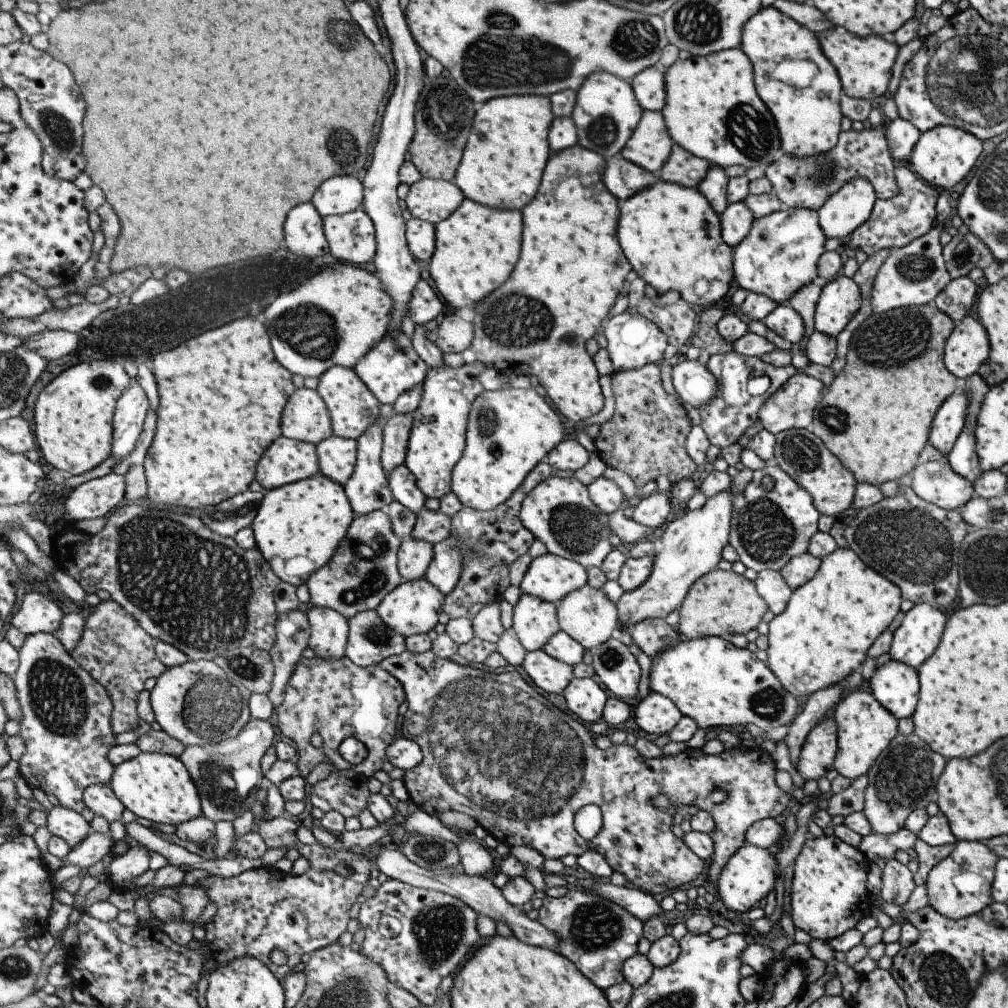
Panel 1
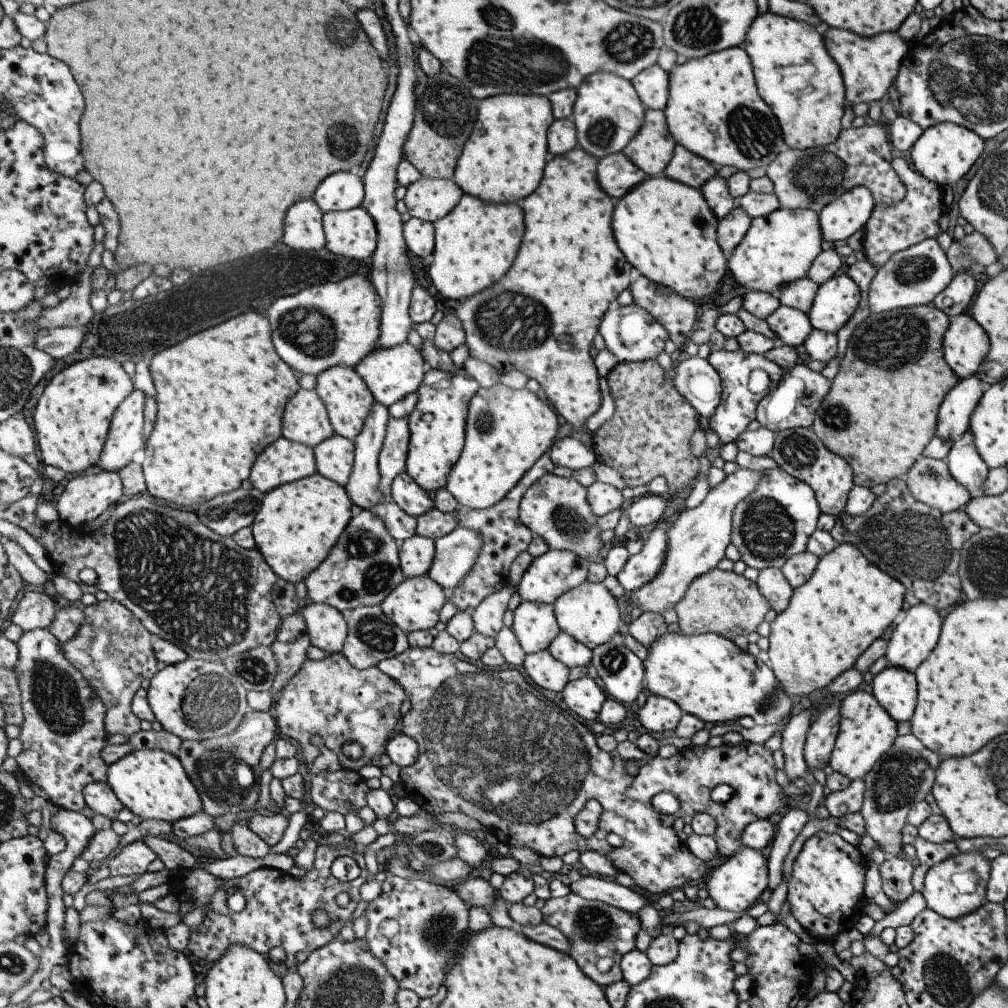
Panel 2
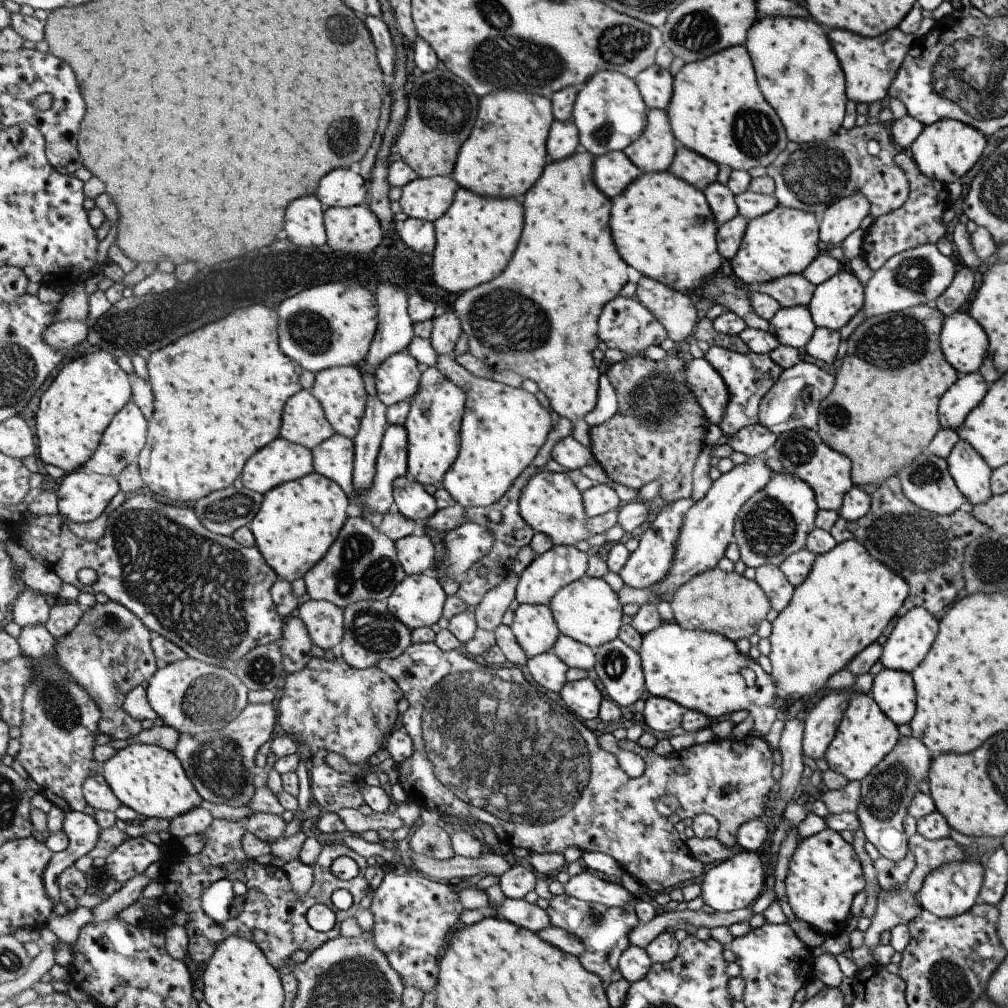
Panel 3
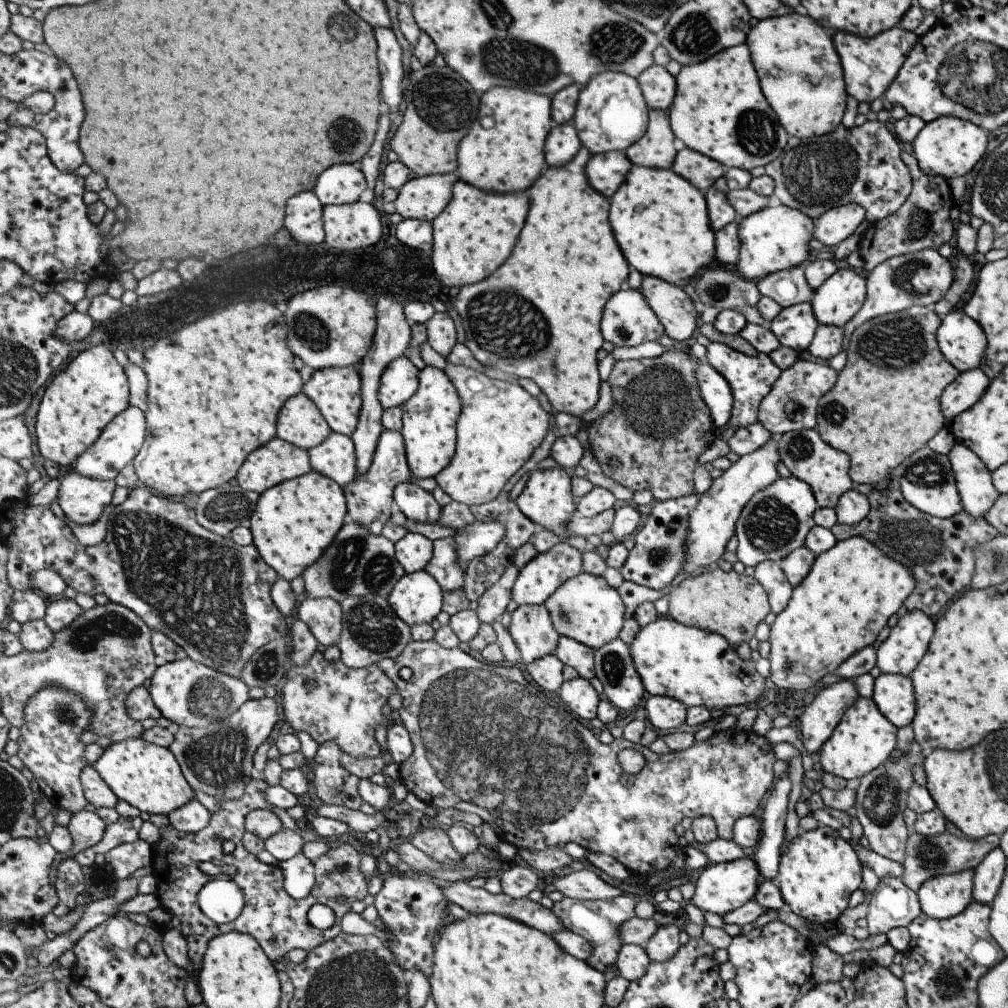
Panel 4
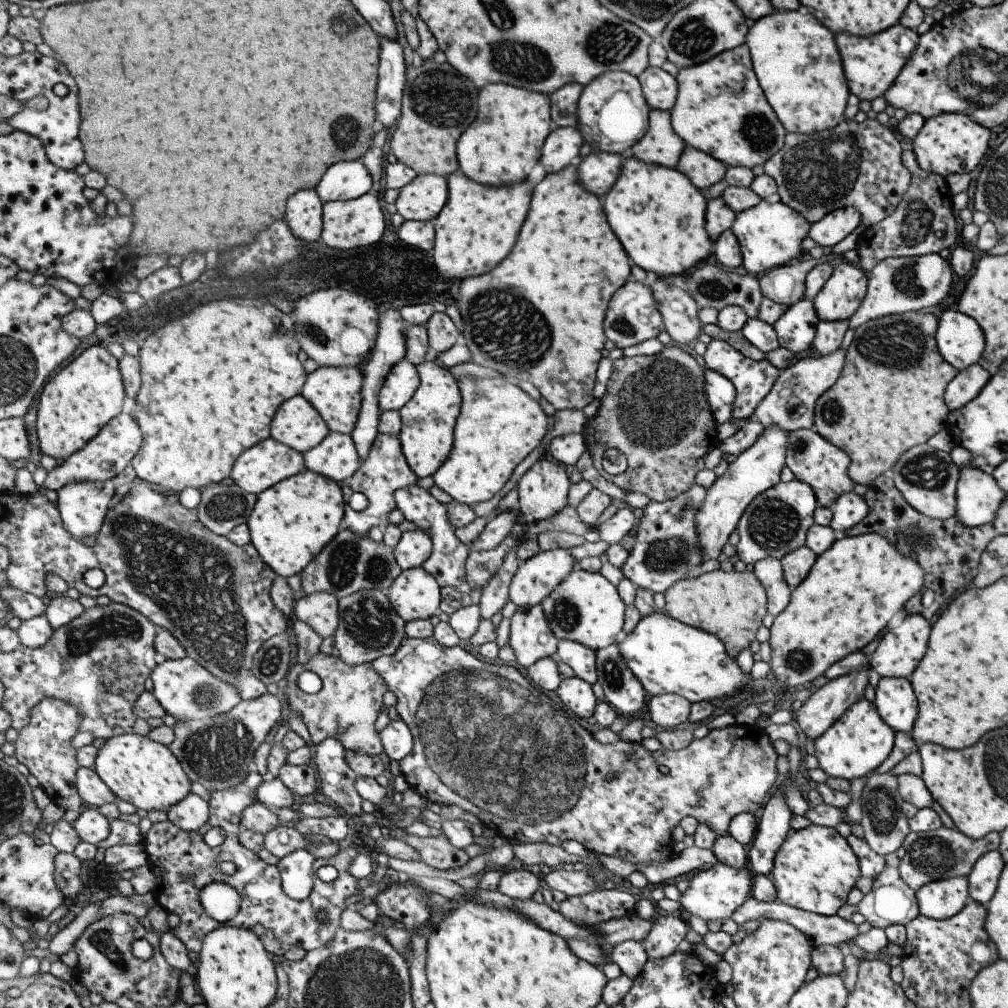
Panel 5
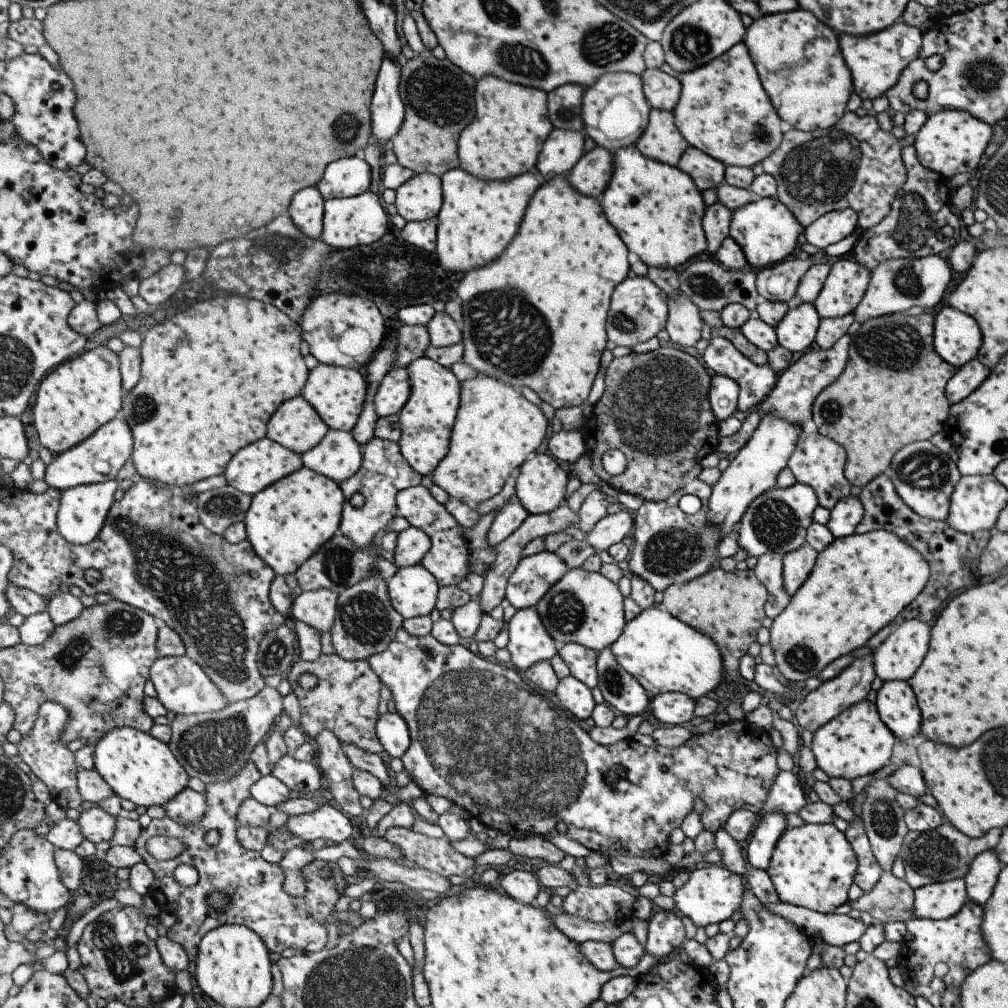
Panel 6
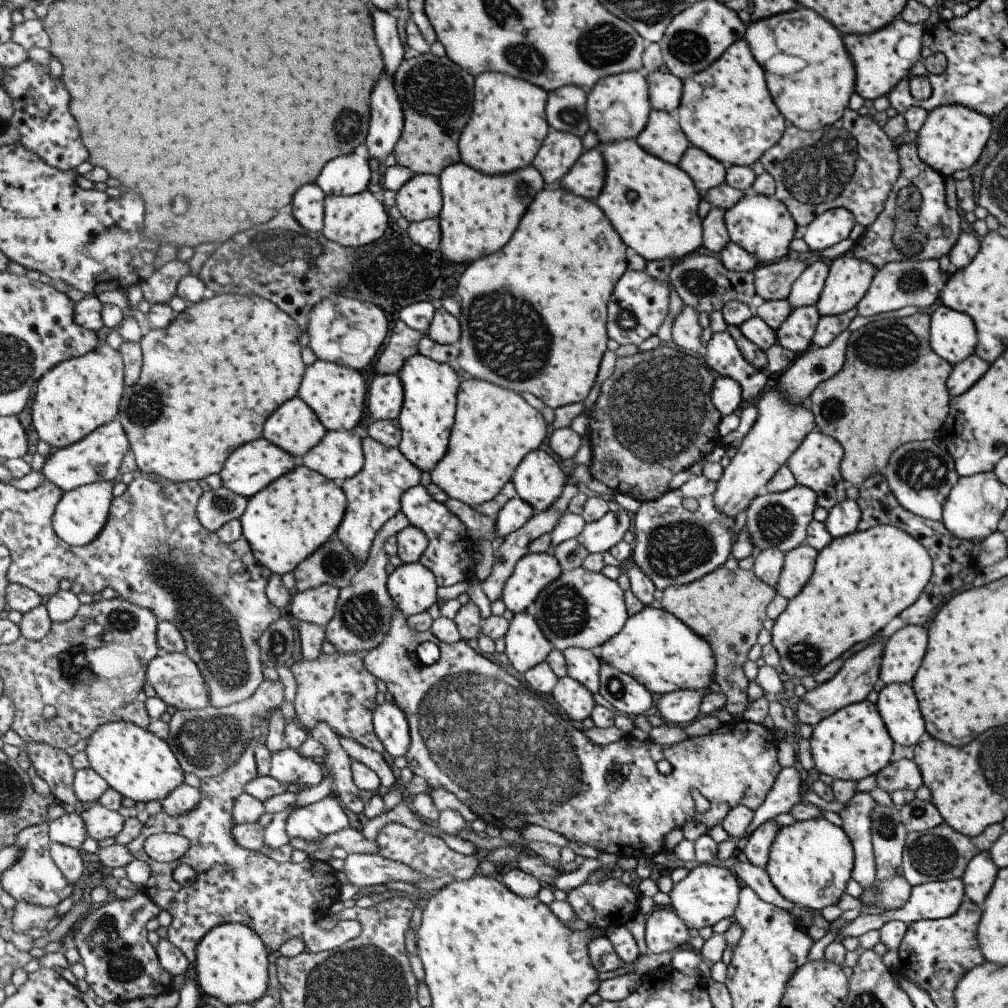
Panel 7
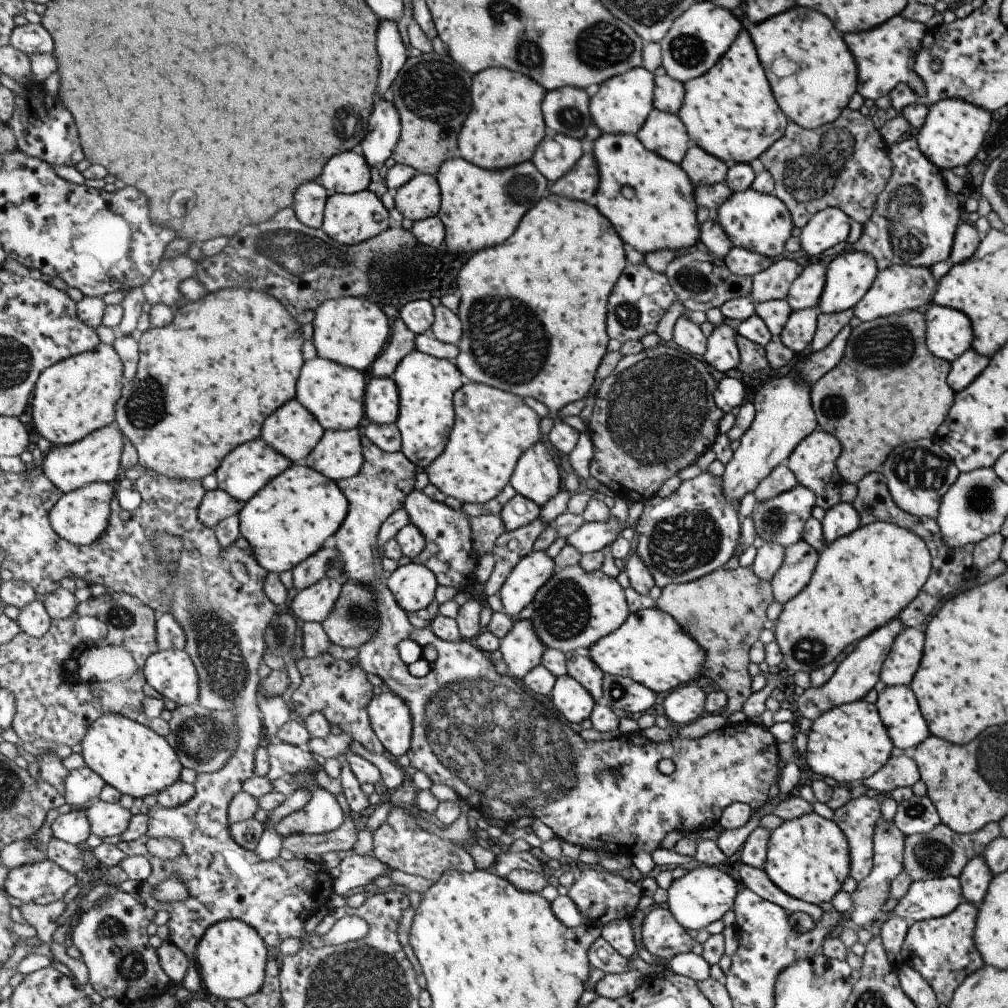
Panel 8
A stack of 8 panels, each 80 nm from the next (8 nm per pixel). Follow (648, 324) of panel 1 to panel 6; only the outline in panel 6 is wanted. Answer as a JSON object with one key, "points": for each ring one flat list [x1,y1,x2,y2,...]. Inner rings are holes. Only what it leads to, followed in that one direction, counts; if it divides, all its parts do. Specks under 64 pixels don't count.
{"points":[[631,274,612,297,612,307,608,319,608,338,616,346,625,346,632,349,637,344,656,337,661,330,666,329,669,316,669,296,663,286,655,285,646,276]]}

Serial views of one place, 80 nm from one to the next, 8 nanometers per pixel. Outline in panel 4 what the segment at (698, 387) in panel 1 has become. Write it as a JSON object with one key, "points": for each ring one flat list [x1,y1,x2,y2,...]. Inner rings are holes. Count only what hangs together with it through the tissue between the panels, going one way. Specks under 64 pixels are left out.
{"points":[[697,364,695,372,701,388,701,396,715,428,725,427,732,408,733,394,729,384,709,364]]}

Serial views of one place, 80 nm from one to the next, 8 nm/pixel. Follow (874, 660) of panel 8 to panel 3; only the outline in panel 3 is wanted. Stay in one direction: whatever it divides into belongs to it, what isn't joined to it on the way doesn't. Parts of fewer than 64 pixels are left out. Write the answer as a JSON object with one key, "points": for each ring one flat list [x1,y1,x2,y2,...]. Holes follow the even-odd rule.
{"points":[[828,690,813,708,807,709,801,738,802,754,807,758,813,761,817,758,823,759,823,754,833,740,835,730,849,704,849,698,851,696,848,694]]}

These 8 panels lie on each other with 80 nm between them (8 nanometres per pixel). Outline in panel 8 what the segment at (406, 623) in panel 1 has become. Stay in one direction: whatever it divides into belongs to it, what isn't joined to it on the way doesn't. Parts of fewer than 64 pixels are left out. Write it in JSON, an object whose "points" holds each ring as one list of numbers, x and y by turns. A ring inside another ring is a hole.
{"points":[[410,562,395,569,387,578,397,602,409,614,427,608,435,600,437,575,421,562]]}

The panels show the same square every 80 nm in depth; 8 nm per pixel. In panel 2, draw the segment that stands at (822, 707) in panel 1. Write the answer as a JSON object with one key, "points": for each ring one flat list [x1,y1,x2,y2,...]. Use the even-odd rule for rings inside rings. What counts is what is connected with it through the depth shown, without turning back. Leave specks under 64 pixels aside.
{"points":[[811,707,803,710,797,716,790,718,781,730,780,751,783,755,781,770,789,782,803,778,808,770,802,756,802,749,813,712]]}

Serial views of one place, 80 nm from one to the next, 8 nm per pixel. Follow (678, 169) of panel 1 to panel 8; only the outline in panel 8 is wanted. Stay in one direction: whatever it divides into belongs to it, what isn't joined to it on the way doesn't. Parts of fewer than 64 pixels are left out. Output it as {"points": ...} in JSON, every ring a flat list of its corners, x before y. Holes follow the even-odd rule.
{"points":[[699,145,691,146,681,166,692,178,696,187,723,183,727,170,724,162,708,155]]}

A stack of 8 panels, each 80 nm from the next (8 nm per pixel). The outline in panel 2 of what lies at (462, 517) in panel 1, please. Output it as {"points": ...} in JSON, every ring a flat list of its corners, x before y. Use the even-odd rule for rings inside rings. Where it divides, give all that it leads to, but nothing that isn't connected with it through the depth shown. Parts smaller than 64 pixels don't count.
{"points":[[547,450,544,456,541,456,537,460,536,466,533,466,529,470,528,474,525,474,524,478,504,500,501,500,496,506,489,509,471,509,470,507,461,506,457,511,461,525,466,528,473,528,473,530,481,530,481,534,485,536,485,546,473,566,473,570,469,572,469,575,459,582,459,585,454,589,452,593,449,593,449,600,458,608,460,612,465,612,467,608,473,608,474,610,479,607,485,598,495,594,495,592,501,592,503,588,507,588,509,584,512,584,510,580,510,570,517,558,522,553,527,551,533,543,535,534,533,530,530,530,520,518,520,505,525,497,525,492,537,482,553,472,555,464,551,459,551,452]]}

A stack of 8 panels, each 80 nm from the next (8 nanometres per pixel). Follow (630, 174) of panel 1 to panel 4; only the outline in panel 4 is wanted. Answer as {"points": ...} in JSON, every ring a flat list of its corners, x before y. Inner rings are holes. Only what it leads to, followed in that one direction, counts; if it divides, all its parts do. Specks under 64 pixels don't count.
{"points":[[625,151,611,152,593,155,585,172,589,184,610,200,623,186,633,166]]}

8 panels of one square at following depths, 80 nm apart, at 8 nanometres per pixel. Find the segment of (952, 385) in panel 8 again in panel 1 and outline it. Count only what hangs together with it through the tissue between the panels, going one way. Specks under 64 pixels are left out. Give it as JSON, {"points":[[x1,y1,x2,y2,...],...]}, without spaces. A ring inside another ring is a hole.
{"points":[[957,390,943,401,931,421,928,442,944,457,963,428,967,403,966,395]]}

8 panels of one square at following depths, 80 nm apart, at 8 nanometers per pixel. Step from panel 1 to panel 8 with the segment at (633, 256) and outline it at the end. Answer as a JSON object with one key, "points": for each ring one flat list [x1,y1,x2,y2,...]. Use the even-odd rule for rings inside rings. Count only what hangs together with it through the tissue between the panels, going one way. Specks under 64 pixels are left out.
{"points":[[602,134,594,143,593,152,600,168,600,188,594,203,616,227,621,238,643,256,657,250,684,252,701,241,702,227,697,220,696,186,685,169,650,151,637,135]]}

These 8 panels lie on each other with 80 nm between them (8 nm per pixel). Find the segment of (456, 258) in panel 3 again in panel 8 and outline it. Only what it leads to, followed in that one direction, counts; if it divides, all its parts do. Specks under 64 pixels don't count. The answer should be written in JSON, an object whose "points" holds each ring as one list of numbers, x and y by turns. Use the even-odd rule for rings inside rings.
{"points":[[457,157,444,162,436,177,442,190,443,205,438,216,441,217,446,228,445,245,447,250,459,254,475,254,508,241,515,234,519,222,523,221,523,216,551,192,551,182,541,174,532,160,513,168,492,171,481,168,463,157]]}

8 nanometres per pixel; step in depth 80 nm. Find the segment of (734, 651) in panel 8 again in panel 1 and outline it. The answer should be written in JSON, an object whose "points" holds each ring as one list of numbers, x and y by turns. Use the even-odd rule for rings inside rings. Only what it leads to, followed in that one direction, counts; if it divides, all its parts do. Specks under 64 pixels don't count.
{"points":[[717,569,705,573,705,576,692,586,679,609,680,620,676,627,685,639,691,641,705,637,728,639,737,632,744,635,753,630,765,612,767,606,757,594,755,582,745,579,731,569]]}

